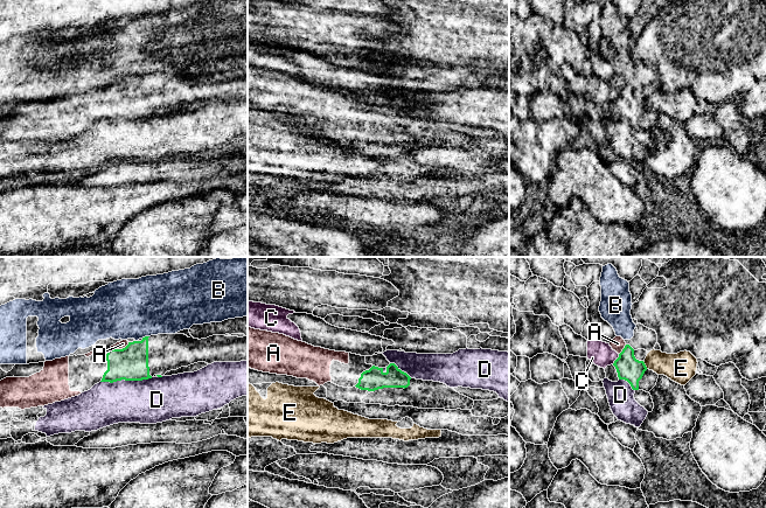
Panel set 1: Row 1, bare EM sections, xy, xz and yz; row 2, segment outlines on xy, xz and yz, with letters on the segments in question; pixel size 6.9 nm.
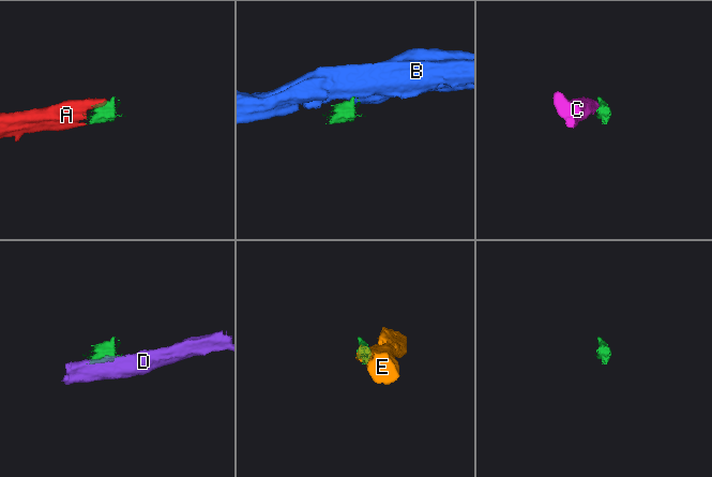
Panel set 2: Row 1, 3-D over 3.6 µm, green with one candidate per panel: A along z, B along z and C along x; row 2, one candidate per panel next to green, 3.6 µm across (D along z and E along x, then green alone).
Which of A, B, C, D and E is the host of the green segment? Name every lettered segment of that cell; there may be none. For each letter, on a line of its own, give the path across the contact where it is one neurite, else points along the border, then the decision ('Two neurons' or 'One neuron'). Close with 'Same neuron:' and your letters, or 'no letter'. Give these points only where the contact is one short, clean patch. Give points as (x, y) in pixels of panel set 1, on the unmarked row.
A: One neuron
B: Boundary: xy (148, 74), (141, 76). Two neurons
C: Boundary: yz (619, 92), (612, 102). Two neurons
D: Two neurons
E: Boundary: yz (642, 99), (647, 106). Two neurons
Same neuron: A

